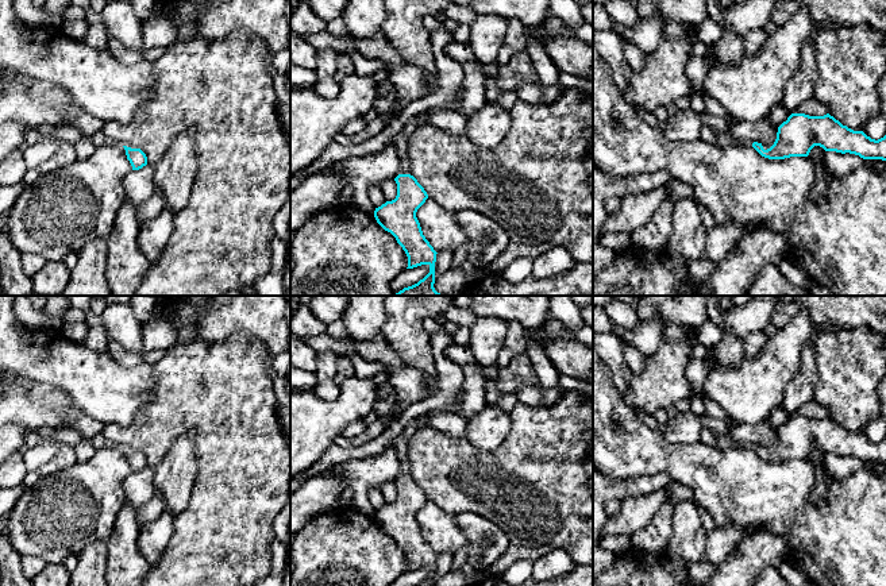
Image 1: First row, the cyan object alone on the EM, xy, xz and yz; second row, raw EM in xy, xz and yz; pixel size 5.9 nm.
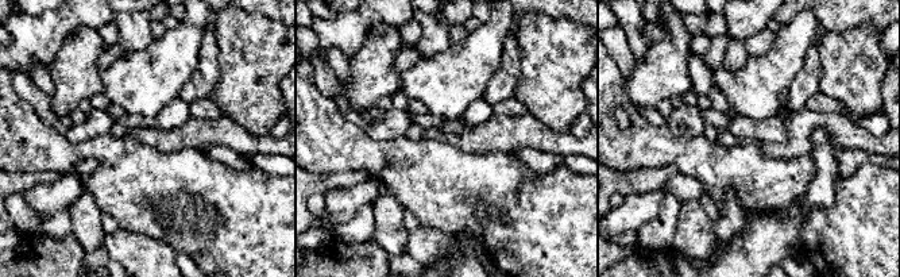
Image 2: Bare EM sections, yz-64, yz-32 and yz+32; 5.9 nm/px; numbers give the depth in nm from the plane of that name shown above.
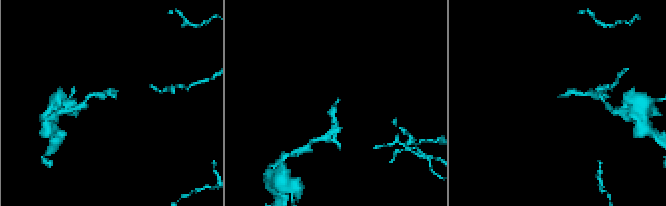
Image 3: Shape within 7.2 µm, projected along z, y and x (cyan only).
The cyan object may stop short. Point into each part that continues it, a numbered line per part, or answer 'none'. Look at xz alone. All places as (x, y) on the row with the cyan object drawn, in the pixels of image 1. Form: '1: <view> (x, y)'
1: xz (401, 141)

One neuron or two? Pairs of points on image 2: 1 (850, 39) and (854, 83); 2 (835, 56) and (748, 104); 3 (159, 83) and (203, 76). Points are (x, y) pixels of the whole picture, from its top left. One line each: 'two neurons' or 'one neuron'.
1: one neuron
2: two neurons
3: two neurons

